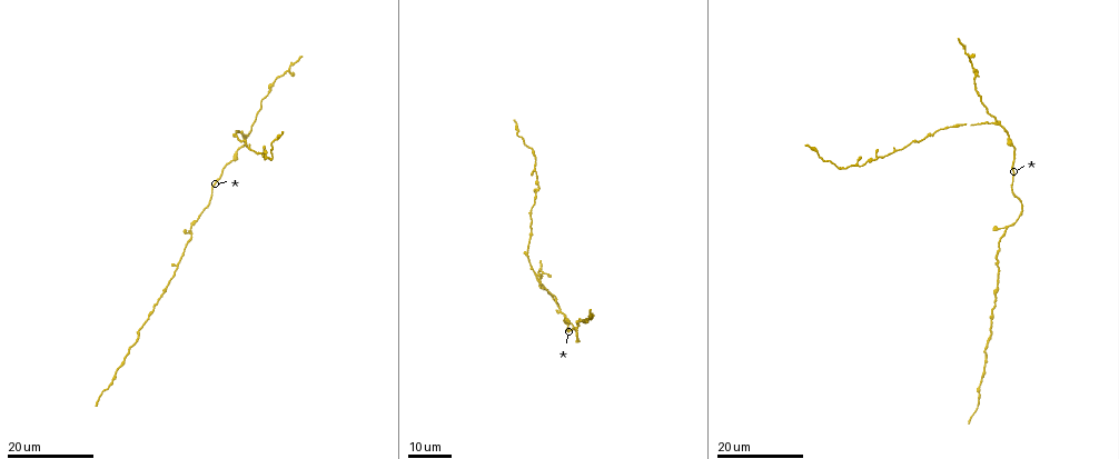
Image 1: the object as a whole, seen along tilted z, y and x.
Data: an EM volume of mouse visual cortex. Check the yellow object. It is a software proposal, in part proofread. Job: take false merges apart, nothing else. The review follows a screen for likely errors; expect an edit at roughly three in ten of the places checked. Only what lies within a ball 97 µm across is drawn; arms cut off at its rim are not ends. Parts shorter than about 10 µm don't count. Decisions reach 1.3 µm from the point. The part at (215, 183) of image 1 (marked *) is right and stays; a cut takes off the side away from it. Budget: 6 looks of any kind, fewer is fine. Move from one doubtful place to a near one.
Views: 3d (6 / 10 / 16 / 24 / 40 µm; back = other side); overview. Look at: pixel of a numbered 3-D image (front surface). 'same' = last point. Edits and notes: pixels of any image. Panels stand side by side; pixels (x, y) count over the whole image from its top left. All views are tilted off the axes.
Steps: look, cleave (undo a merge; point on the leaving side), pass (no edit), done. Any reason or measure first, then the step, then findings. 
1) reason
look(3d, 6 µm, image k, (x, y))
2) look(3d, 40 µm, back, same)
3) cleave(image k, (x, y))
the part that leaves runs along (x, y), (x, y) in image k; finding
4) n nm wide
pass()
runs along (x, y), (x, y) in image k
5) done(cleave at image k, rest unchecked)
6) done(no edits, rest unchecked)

a fork
look(3d, 24 µm, image 1, (559, 306))

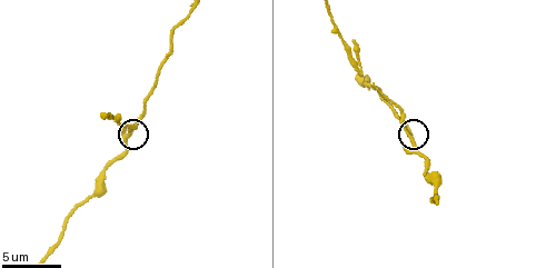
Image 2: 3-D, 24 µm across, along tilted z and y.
look(3d, 6 µm, image 2, (412, 135))

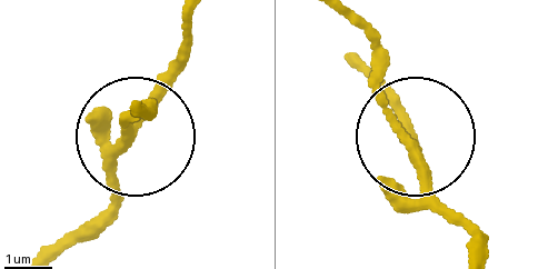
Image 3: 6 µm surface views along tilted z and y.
pass()
runs along (475, 258), (467, 228), (434, 196), (398, 99) in image 3; continuous, no second neuron

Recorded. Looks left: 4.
calibre changes
look(3d, 24 µm, image 1, (268, 93))

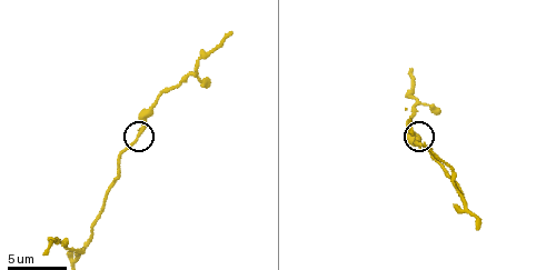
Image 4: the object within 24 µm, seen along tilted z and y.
look(3d, 6 µm, image 4, (142, 132))

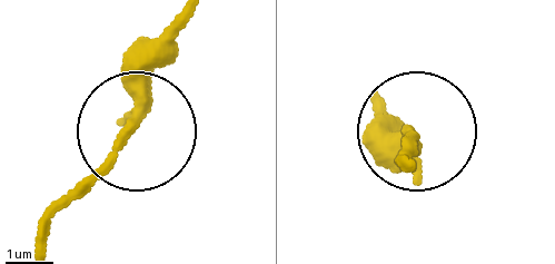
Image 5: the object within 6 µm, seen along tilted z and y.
300 nm wide
pass()
runs along (41, 243), (45, 217), (136, 123), (145, 51), (160, 30) in image 5; one neuron here

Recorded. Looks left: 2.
done(no edits, rest unchecked)

